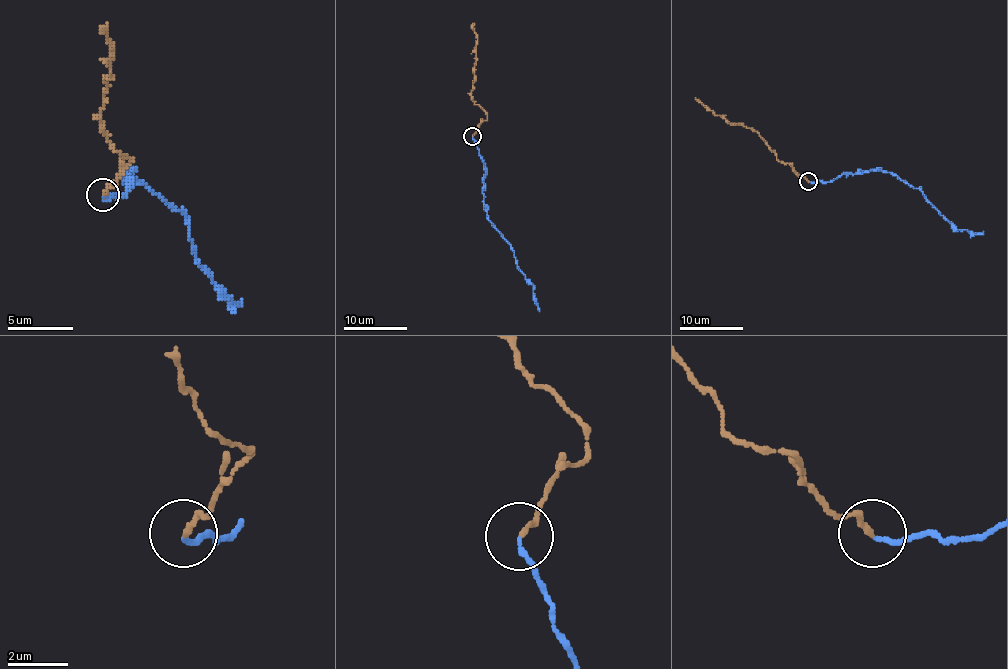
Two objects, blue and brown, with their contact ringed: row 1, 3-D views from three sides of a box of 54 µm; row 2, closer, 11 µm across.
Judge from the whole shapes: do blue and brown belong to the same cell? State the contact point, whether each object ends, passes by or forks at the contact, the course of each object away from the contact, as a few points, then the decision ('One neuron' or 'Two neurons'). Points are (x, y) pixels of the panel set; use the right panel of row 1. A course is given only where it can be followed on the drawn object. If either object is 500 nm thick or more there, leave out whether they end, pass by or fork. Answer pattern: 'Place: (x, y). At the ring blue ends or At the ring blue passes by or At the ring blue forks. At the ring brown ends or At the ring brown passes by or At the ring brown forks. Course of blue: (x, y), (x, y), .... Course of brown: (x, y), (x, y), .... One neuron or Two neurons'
Place: (808, 181). At the ring blue ends. At the ring brown ends. Course of blue: (808, 182), (830, 182), (843, 174), (892, 172), (918, 188), (958, 230), (983, 231). Course of brown: (808, 180), (791, 164), (776, 158), (756, 131), (729, 123), (695, 97). One neuron

